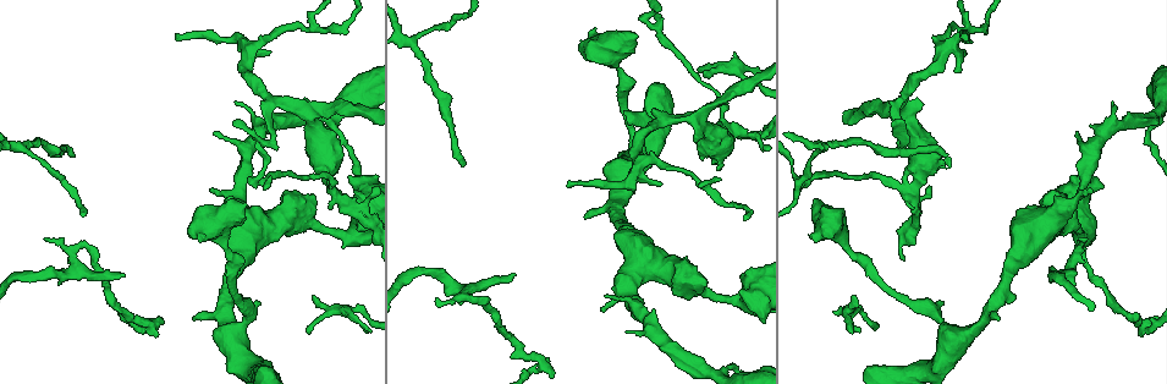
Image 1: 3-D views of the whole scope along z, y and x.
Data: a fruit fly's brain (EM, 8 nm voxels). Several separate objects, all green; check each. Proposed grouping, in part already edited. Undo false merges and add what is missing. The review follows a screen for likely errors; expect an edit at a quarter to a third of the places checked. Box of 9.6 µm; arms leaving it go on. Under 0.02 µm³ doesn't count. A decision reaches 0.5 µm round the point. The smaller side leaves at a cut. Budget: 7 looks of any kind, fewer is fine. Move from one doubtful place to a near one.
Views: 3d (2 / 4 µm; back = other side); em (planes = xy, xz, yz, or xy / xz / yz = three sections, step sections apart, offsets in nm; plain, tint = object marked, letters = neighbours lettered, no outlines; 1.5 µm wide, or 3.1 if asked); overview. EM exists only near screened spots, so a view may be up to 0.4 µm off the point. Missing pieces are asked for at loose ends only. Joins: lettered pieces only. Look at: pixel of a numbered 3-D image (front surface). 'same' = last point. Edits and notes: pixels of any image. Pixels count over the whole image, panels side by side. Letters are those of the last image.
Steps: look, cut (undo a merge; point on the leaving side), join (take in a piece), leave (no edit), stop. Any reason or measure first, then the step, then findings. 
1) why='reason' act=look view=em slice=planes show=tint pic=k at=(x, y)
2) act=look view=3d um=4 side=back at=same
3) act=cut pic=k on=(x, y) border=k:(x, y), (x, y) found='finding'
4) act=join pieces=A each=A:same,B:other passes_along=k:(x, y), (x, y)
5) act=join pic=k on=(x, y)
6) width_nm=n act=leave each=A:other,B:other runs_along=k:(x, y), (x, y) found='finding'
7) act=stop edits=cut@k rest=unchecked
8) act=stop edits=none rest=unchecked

why='sharp bend' act=look view=3d um=2 side=back pic=1 at=(81, 248)

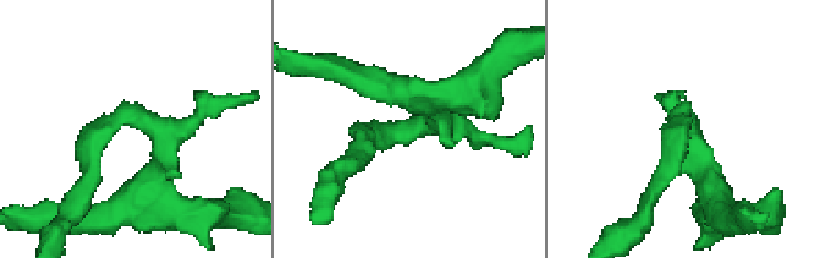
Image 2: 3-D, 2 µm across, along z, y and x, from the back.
act=look view=em slice=xz step=4 show=tint pic=2 at=(132, 117)

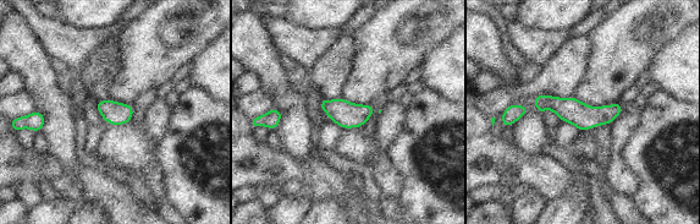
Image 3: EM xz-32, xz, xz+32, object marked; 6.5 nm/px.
why='another direction' act=look view=em slice=xy step=4 show=letters at=same

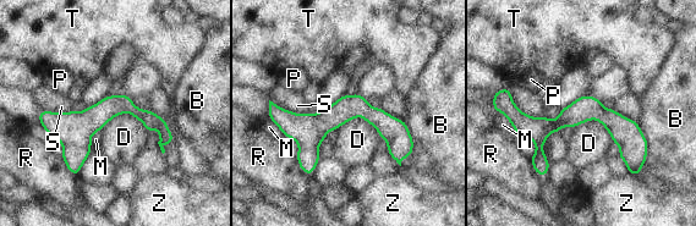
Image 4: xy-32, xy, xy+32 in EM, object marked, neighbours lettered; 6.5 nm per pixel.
act=leave each=B:other,D:other,M:other,P:other,R:other,S:other,T:other,Z:other found='all the same neuron'

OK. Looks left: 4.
why='sharp bend' act=look view=3d um=4 pic=1 at=(900, 141)

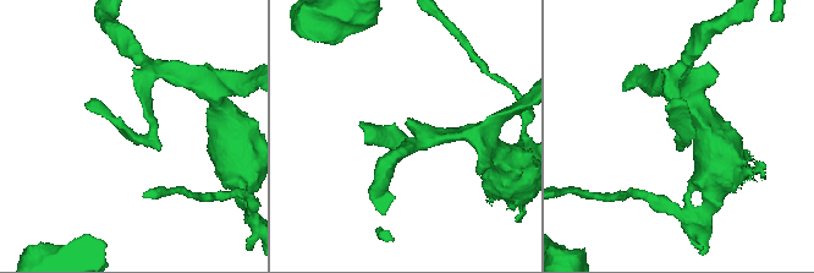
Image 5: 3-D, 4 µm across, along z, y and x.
why='shape alone is not enough' act=look view=em slice=yz step=4 show=tint pic=5 at=(682, 140)

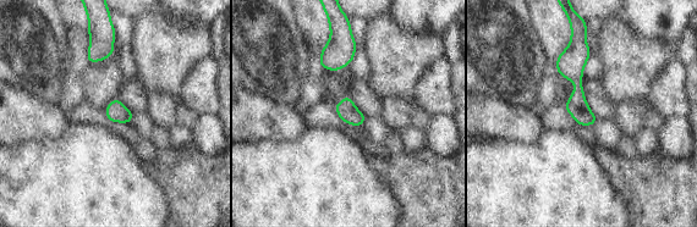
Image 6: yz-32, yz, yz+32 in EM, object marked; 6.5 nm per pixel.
why='another direction' act=look view=em slice=planes show=letters at=same

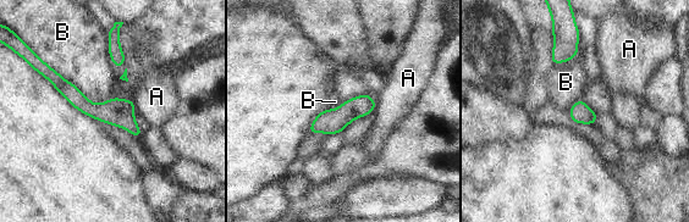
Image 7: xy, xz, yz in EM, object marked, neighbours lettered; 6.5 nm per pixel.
width_nm=140 act=leave each=A:other,B:other runs_along=7:(49, 71), (138, 133) found='all the same neuron'

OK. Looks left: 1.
act=stop edits=none rest=unchecked

